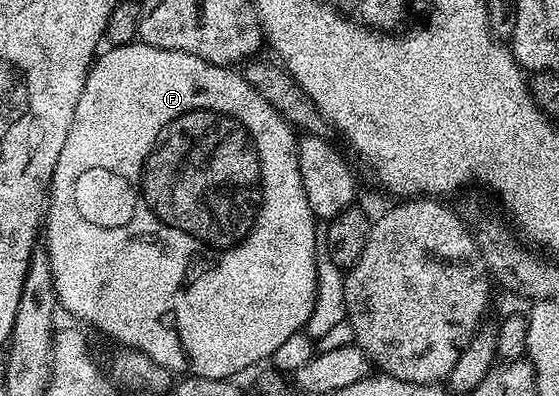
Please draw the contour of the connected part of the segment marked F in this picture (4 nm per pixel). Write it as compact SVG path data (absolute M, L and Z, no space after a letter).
M141 43L129 45L116 45L105 50L101 56L90 66L90 74L86 76L84 91L80 91L80 103L76 103L76 115L72 119L72 127L68 127L68 139L64 139L64 148L60 151L60 159L56 159L56 171L50 180L50 192L48 204L44 214L44 248L48 259L52 263L52 279L54 290L58 296L58 304L63 310L67 309L74 317L87 321L94 329L99 329L106 337L118 341L119 346L127 349L135 349L148 359L160 363L160 367L168 367L174 375L193 375L207 377L208 379L234 379L245 369L258 365L261 361L269 362L273 358L276 347L285 343L288 338L307 328L307 321L312 315L313 303L317 298L317 255L314 242L316 218L312 207L308 207L308 195L304 195L304 183L300 179L300 163L298 162L298 137L291 125L275 111L256 91L252 91L241 72L225 65L213 65L196 55L188 55L184 51L172 51L161 49Z

